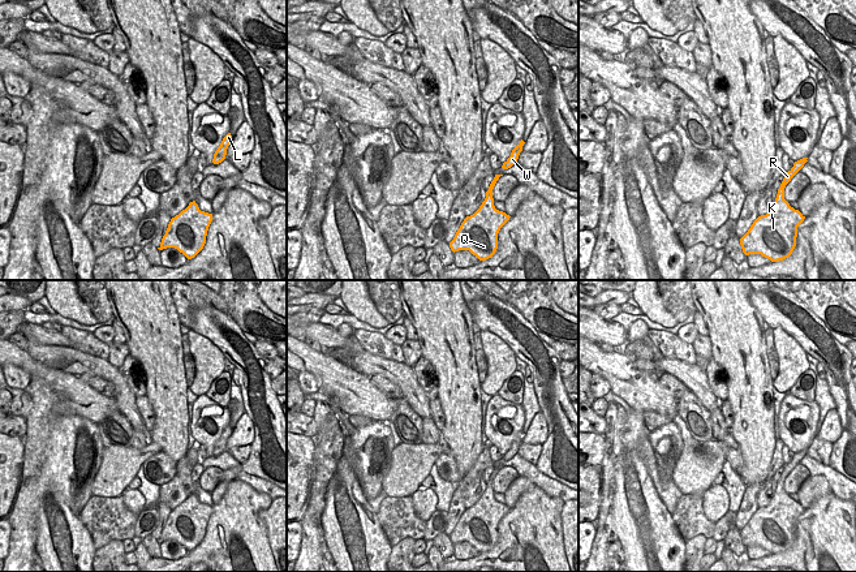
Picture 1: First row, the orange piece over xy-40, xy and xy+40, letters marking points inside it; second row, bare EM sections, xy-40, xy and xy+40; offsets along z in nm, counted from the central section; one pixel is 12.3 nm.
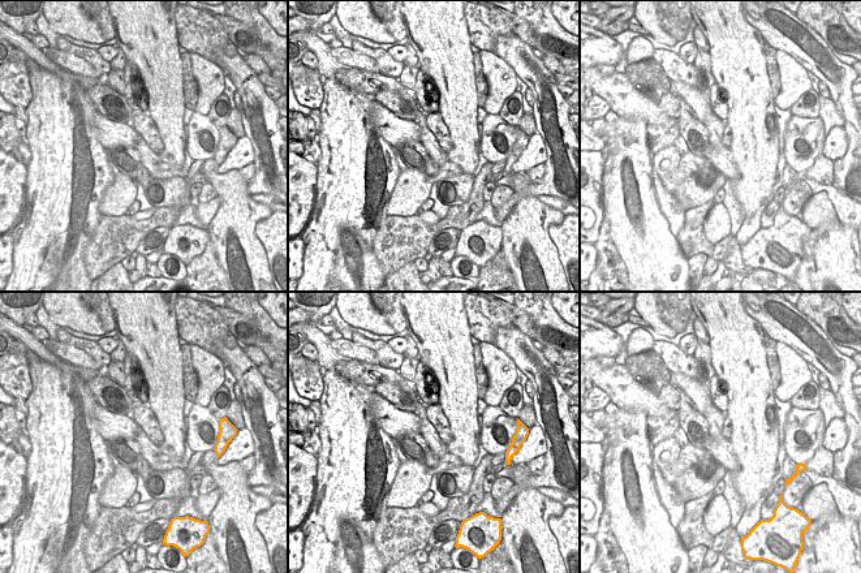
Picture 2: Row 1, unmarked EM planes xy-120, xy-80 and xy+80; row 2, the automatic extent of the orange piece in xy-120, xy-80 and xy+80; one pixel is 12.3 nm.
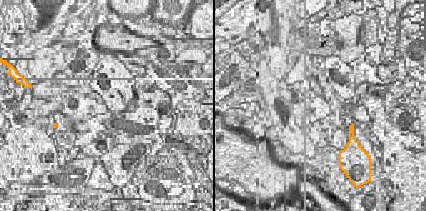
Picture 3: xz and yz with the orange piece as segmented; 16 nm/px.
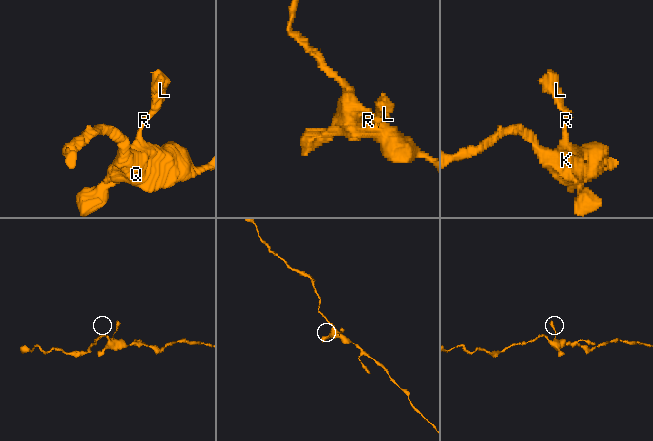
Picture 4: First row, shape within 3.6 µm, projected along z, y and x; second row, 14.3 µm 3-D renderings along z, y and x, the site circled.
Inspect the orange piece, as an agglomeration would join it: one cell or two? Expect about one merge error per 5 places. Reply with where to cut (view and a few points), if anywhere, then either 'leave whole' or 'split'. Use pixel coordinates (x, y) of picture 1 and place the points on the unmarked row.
no cut; leave whole

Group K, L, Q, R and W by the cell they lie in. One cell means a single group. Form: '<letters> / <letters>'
K L Q R W

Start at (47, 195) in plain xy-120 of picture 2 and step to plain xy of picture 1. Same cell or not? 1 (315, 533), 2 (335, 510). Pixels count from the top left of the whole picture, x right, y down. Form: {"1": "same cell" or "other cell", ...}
{"1": "same cell", "2": "other cell"}

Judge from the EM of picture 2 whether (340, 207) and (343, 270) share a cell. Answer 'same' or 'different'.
different

